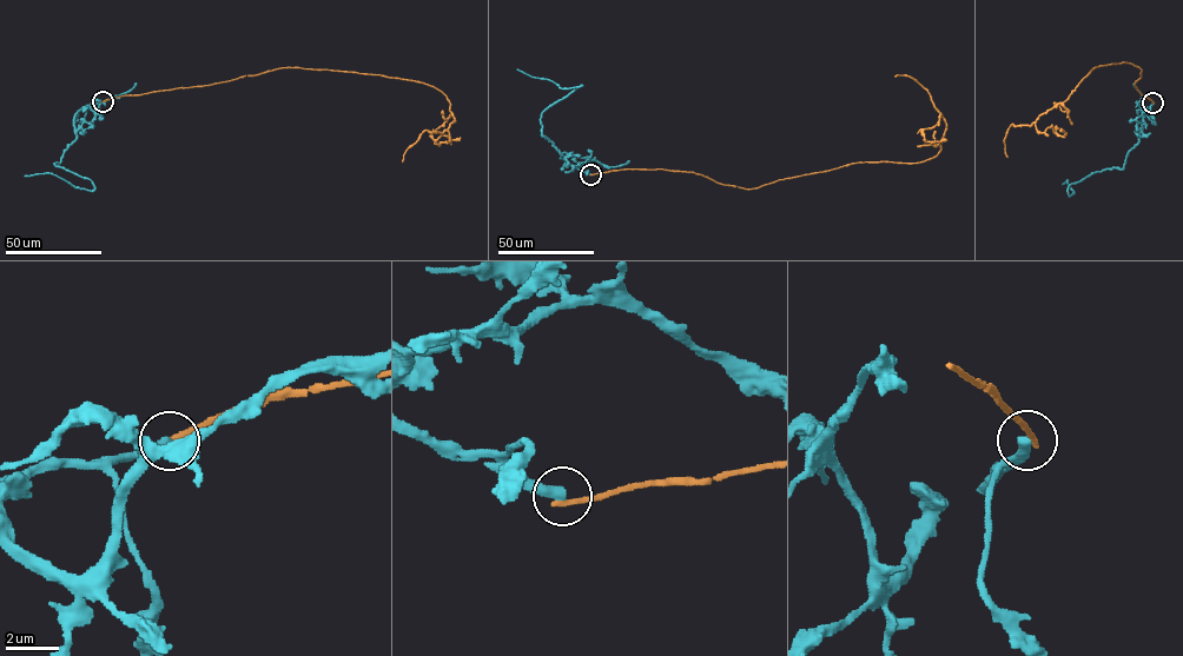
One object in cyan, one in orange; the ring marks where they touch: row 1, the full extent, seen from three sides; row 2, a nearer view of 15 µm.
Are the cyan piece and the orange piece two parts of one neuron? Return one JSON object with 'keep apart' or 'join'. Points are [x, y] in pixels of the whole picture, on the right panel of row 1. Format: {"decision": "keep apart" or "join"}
{"decision": "keep apart"}

